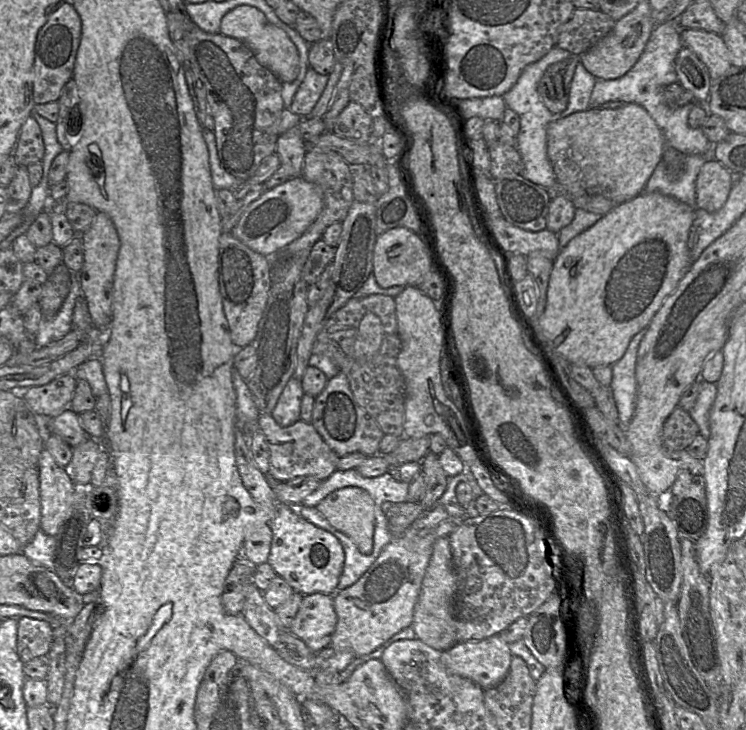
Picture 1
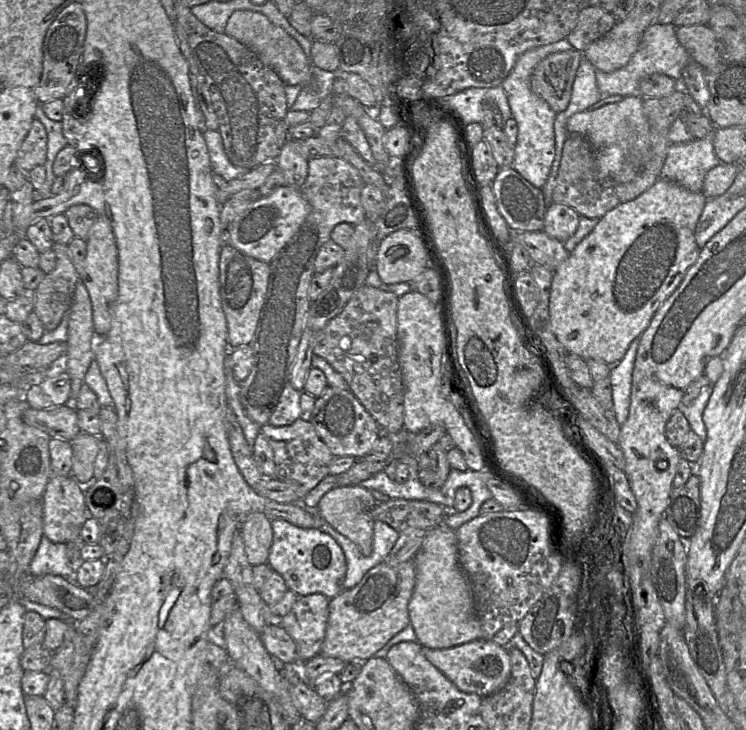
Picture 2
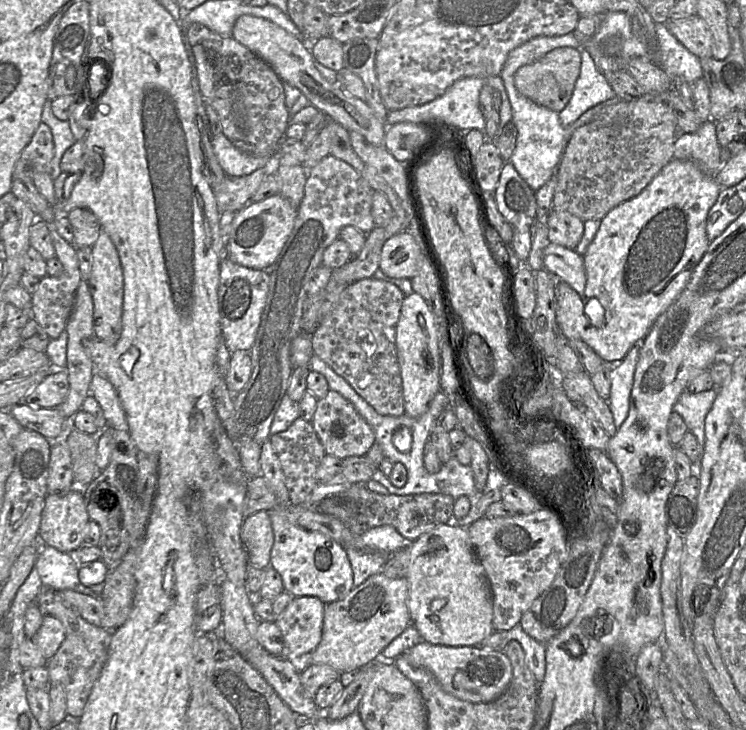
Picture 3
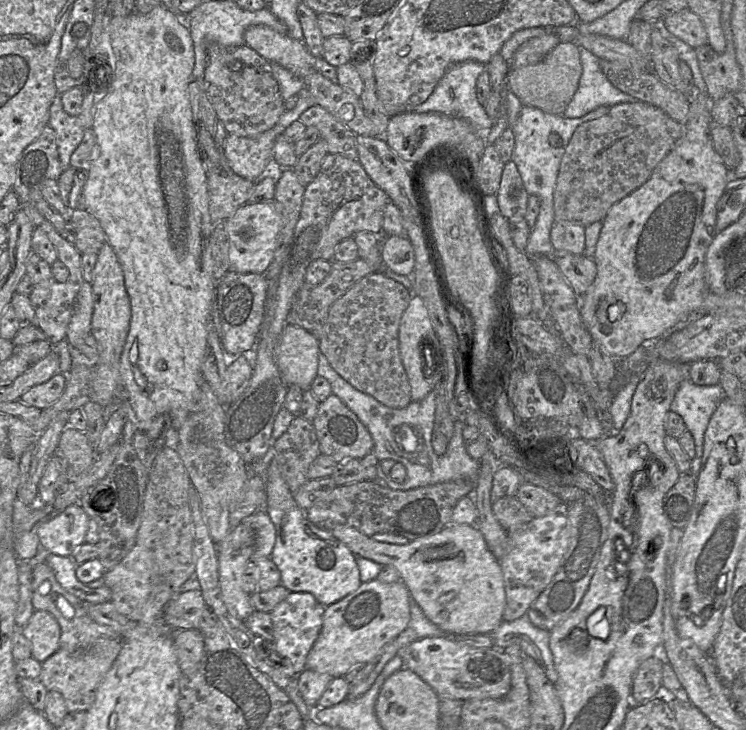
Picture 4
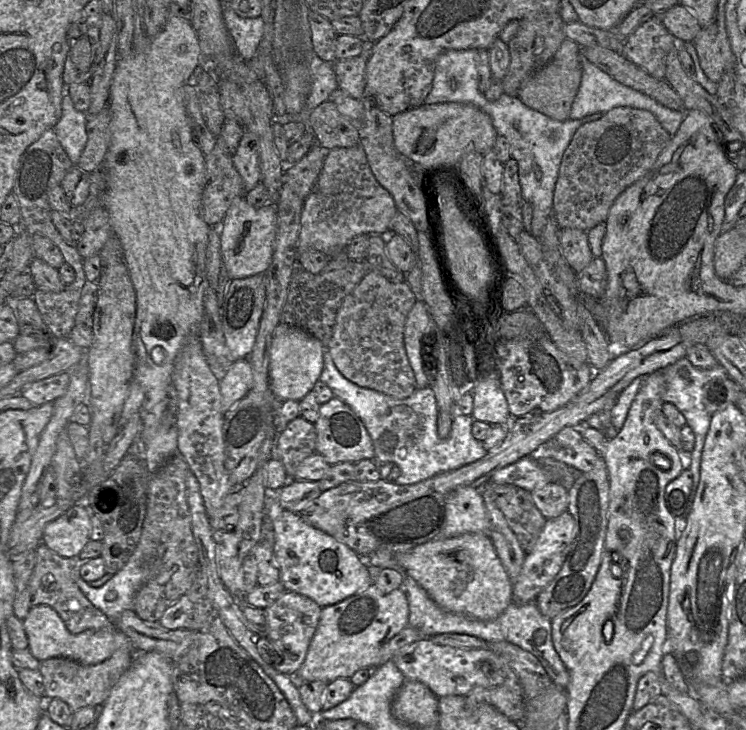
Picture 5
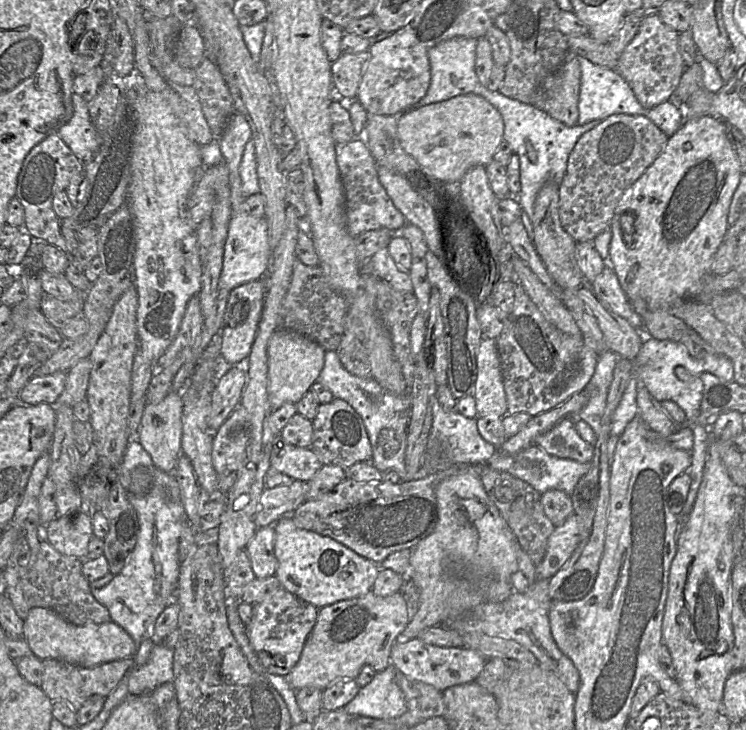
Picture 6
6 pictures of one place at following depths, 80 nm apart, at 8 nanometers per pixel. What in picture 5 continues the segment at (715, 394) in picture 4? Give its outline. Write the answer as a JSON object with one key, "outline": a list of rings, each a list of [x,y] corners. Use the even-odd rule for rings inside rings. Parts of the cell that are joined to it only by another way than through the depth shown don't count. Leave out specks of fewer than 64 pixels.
{"outline":[[[684,357],[676,361],[675,363],[667,366],[661,372],[664,375],[666,389],[663,394],[663,402],[664,403],[672,403],[677,409],[683,414],[686,419],[686,425],[688,425],[695,436],[695,446],[693,451],[688,455],[687,459],[687,469],[692,474],[692,489],[690,493],[690,500],[688,505],[688,510],[684,518],[687,518],[688,513],[690,512],[690,508],[692,506],[692,502],[695,497],[695,492],[697,490],[699,481],[700,481],[700,468],[701,468],[701,457],[705,444],[706,435],[708,433],[710,427],[710,421],[712,415],[706,410],[705,404],[703,402],[703,392],[706,386],[710,386],[711,382],[715,382],[716,380],[725,379],[728,376],[726,369],[721,365],[717,364],[711,369],[699,369],[692,365],[688,357]],[[681,369],[686,369],[689,372],[689,376],[687,378],[683,377],[680,374]]]}

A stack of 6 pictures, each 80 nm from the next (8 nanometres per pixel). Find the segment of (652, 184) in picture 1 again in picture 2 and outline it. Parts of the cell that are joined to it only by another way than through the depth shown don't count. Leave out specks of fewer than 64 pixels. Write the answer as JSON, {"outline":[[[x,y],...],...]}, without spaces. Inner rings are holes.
{"outline":[[[713,137],[670,144],[661,178],[674,181],[692,192],[701,192],[706,173],[719,163]]]}

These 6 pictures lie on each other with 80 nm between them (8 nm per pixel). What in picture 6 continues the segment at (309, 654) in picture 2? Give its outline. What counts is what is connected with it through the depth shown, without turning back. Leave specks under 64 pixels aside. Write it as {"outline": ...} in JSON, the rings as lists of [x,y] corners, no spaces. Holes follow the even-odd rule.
{"outline":[[[282,587],[263,602],[251,605],[253,606],[253,615],[250,623],[246,626],[250,645],[256,653],[265,649],[265,646],[275,646],[277,656],[282,656],[284,666],[274,663],[266,670],[275,675],[287,676],[300,658],[304,644],[315,625],[319,609]]]}

